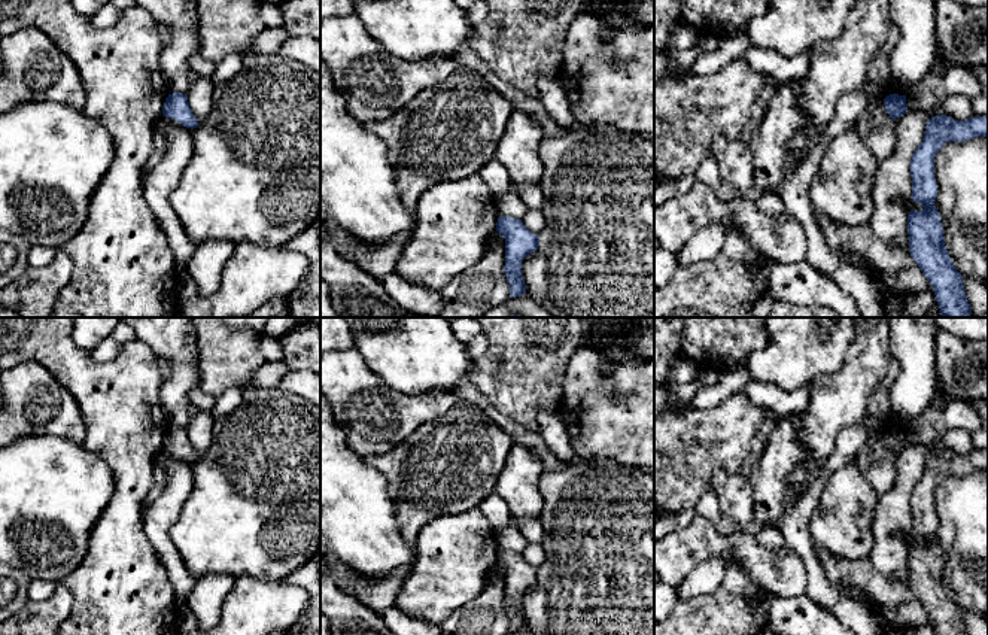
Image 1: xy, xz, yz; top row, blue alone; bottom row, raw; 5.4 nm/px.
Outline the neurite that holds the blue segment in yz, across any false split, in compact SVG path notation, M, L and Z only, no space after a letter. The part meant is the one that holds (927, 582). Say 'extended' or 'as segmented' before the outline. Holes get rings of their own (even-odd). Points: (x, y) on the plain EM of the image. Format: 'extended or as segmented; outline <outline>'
as segmented; outline M946 449L928 453L921 478L911 493L912 529L922 544L908 549L909 586L930 616L937 635L969 635L963 610L957 605L945 580L940 547L934 541L937 516L934 490L946 476L988 471L988 449L954 455Z

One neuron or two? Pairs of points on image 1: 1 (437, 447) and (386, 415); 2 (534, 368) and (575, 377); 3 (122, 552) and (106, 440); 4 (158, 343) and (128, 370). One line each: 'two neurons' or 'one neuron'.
1: two neurons
2: two neurons
3: one neuron
4: two neurons

